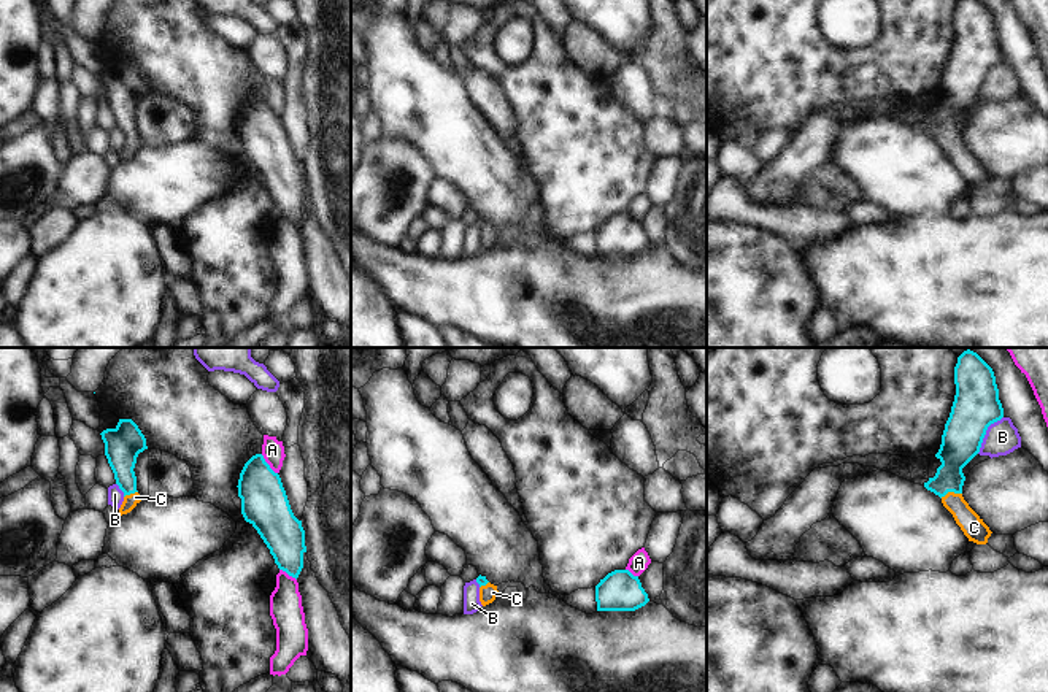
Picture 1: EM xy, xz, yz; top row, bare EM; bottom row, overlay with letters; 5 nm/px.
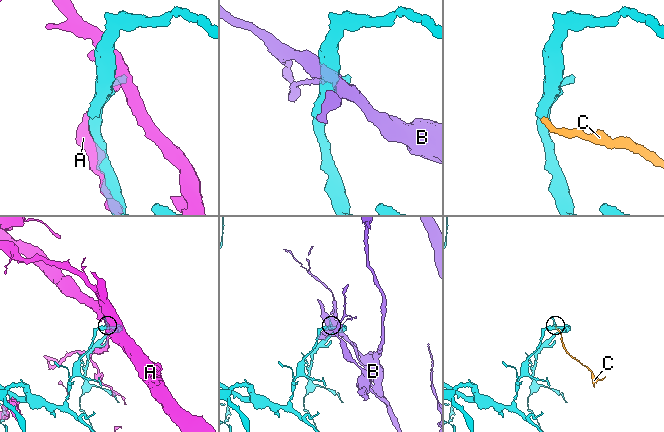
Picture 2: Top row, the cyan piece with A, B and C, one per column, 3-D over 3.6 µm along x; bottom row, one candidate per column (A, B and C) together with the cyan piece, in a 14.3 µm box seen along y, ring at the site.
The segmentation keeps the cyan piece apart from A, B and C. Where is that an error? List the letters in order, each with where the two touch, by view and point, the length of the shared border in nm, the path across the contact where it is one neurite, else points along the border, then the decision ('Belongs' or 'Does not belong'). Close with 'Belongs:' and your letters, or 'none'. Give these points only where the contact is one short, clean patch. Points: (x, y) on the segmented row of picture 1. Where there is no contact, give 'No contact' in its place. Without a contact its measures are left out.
A: Touches cyan at xy (267, 464). Shared border 130 nm. Does not belong
B: Touches cyan at yz (985, 434). Shared border 240 nm. Does not belong
C: Touches cyan at yz (950, 491). Shared border 110 nm. Path across: yz (961, 443), (951, 464), (950, 491), (953, 502), (974, 527). Belongs
Belongs: C

